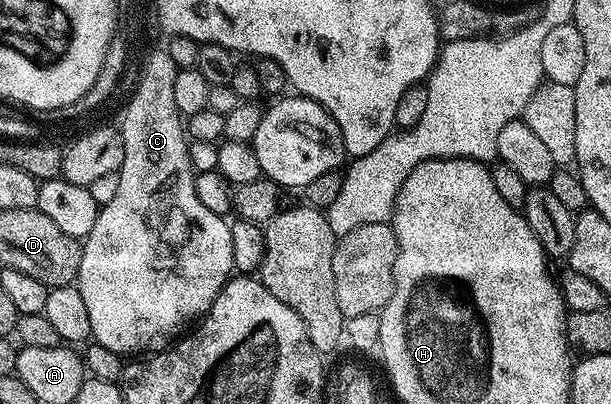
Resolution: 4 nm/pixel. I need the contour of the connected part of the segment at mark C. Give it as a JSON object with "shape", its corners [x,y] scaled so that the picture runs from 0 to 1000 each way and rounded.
{"shape":[[[260,126],[260,131],[242,136],[241,153],[234,161],[234,193],[229,196],[227,213],[223,215],[221,233],[216,235],[214,252],[209,255],[208,272],[201,280],[198,327],[205,354],[205,394],[193,423],[198,453],[191,463],[185,495],[164,515],[159,552],[152,552],[152,572],[146,572],[146,582],[133,606],[136,629],[133,631],[133,661],[129,663],[126,703],[133,720],[133,740],[139,745],[139,762],[146,770],[149,832],[154,851],[178,859],[178,869],[196,879],[209,879],[208,874],[227,874],[221,879],[265,874],[301,822],[298,814],[311,795],[319,800],[339,782],[347,750],[352,748],[355,730],[365,718],[367,705],[372,703],[385,666],[376,554],[367,540],[349,532],[349,522],[340,522],[329,505],[329,493],[322,493],[321,426],[313,416],[313,396],[306,371],[309,339],[303,327],[303,309],[296,297],[296,285],[290,275],[290,255],[283,255],[283,196],[288,178],[283,146],[277,146],[273,129]]]}

